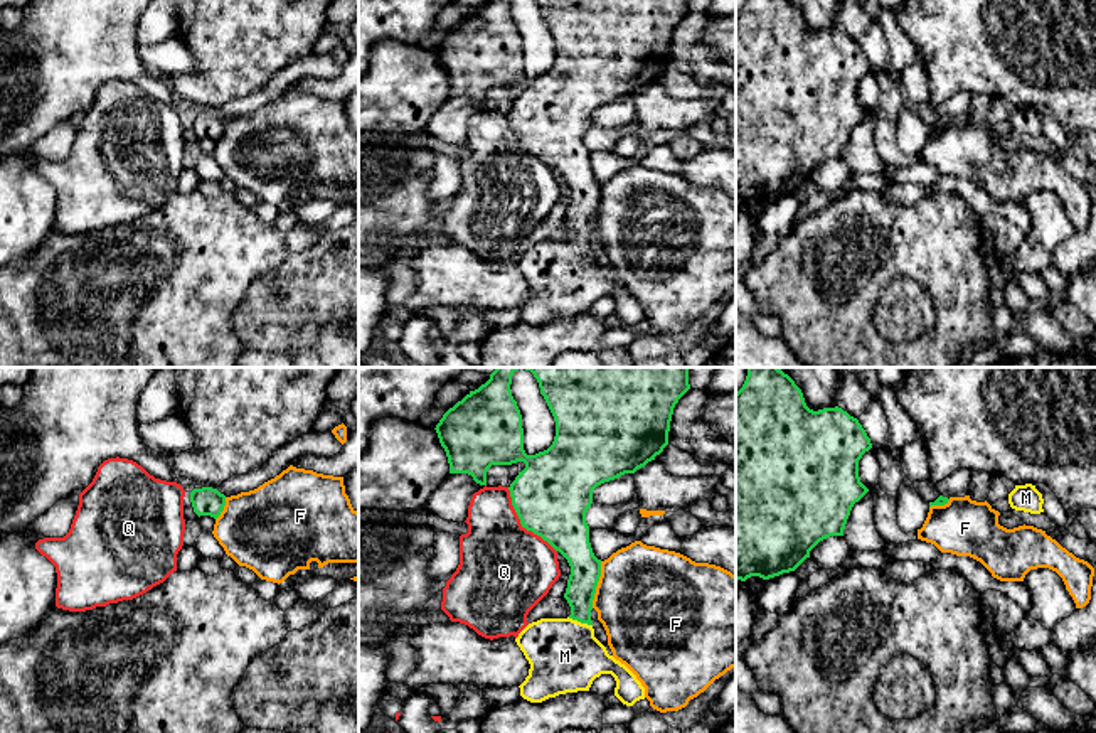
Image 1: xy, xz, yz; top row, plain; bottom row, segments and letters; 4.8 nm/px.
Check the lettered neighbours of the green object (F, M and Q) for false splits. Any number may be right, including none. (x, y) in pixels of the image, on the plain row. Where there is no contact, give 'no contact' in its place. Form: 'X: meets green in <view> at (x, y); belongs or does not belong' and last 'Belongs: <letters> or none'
F: meets green in xz at (596, 208); does not belong
M: meets green in xz at (579, 243); belongs
Q: meets green in xz at (521, 145); does not belong
Belongs: M

